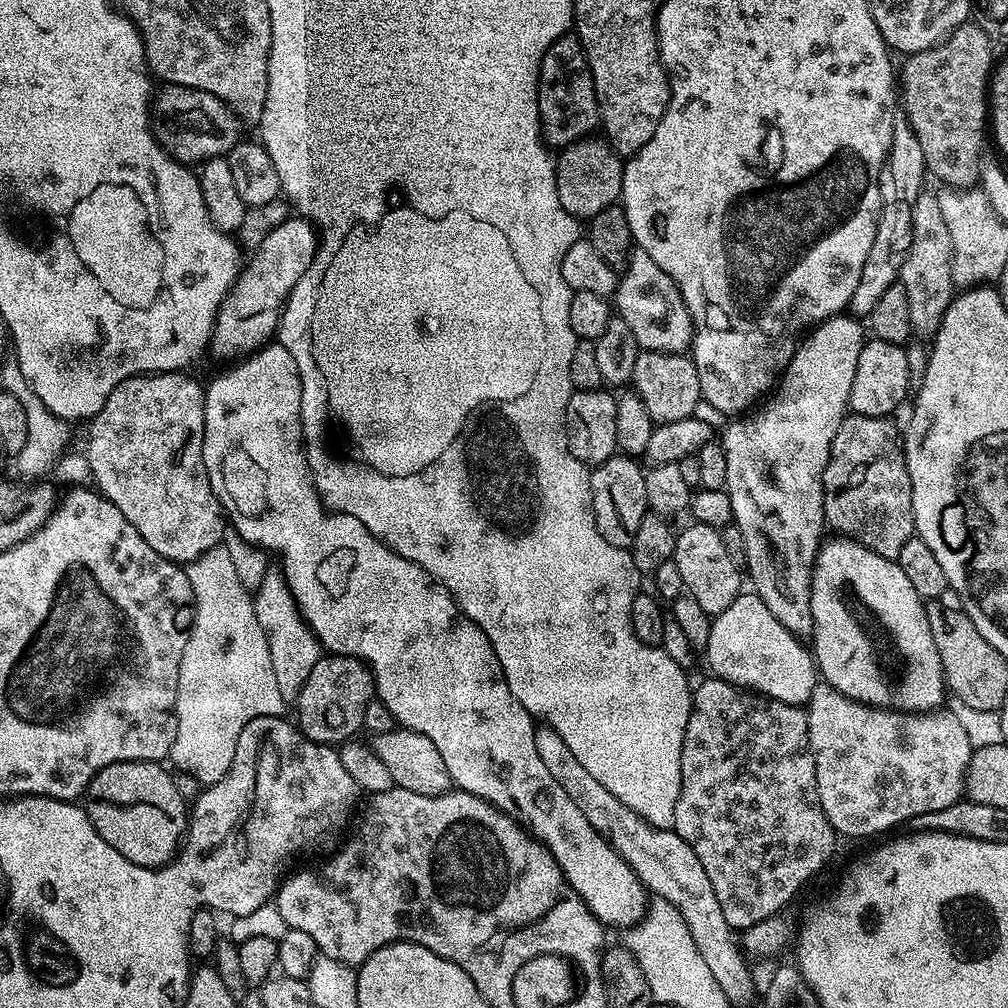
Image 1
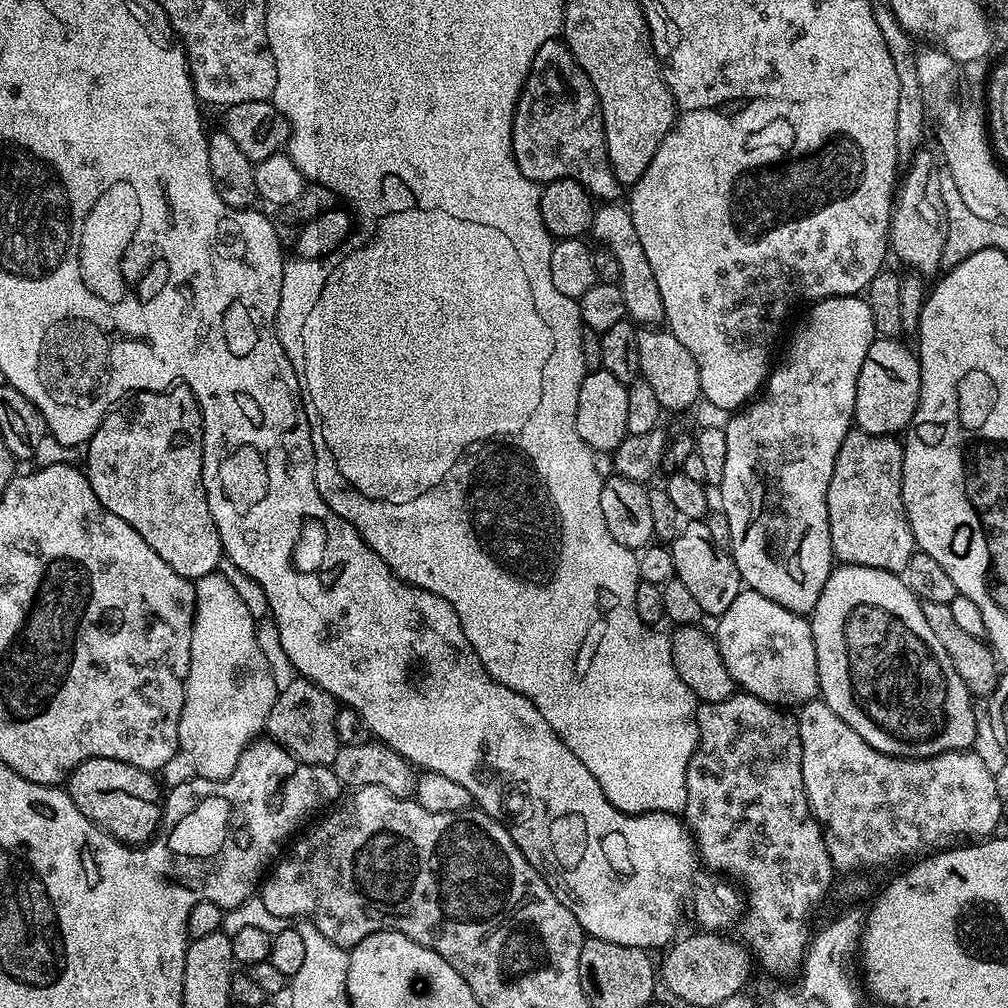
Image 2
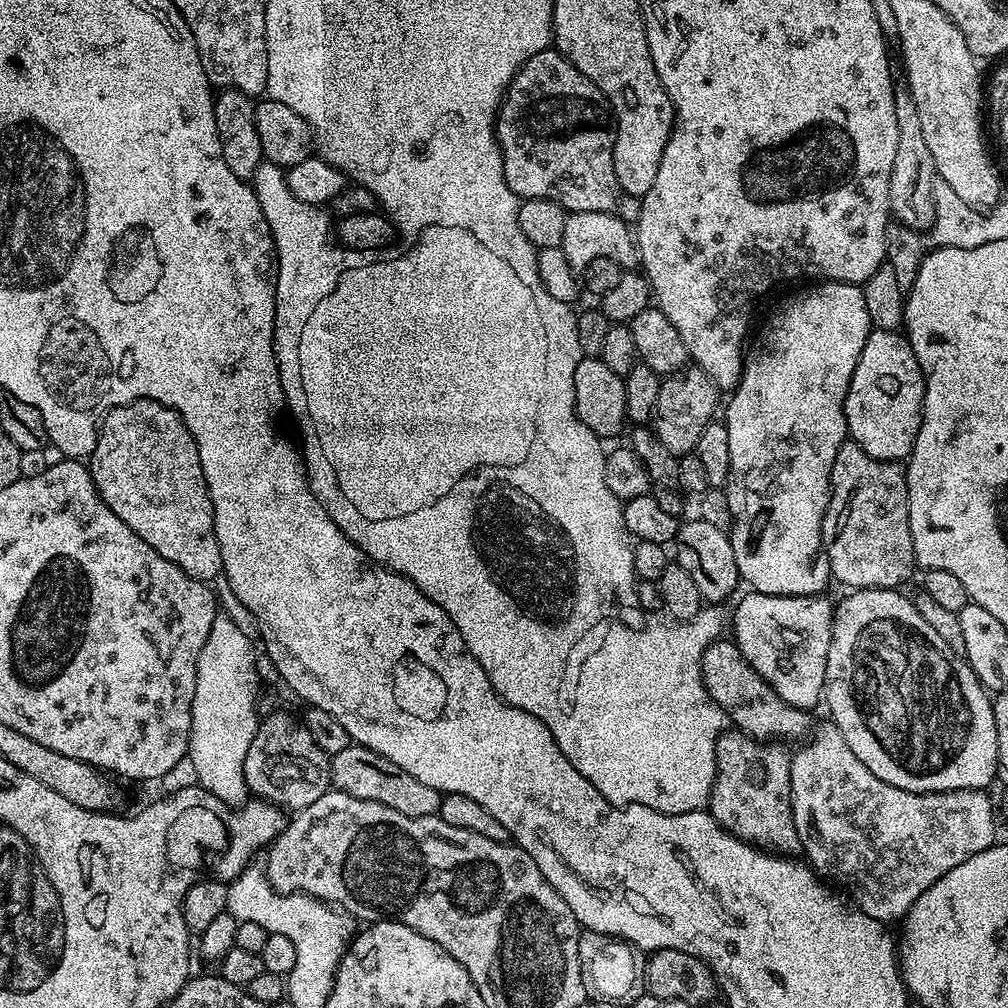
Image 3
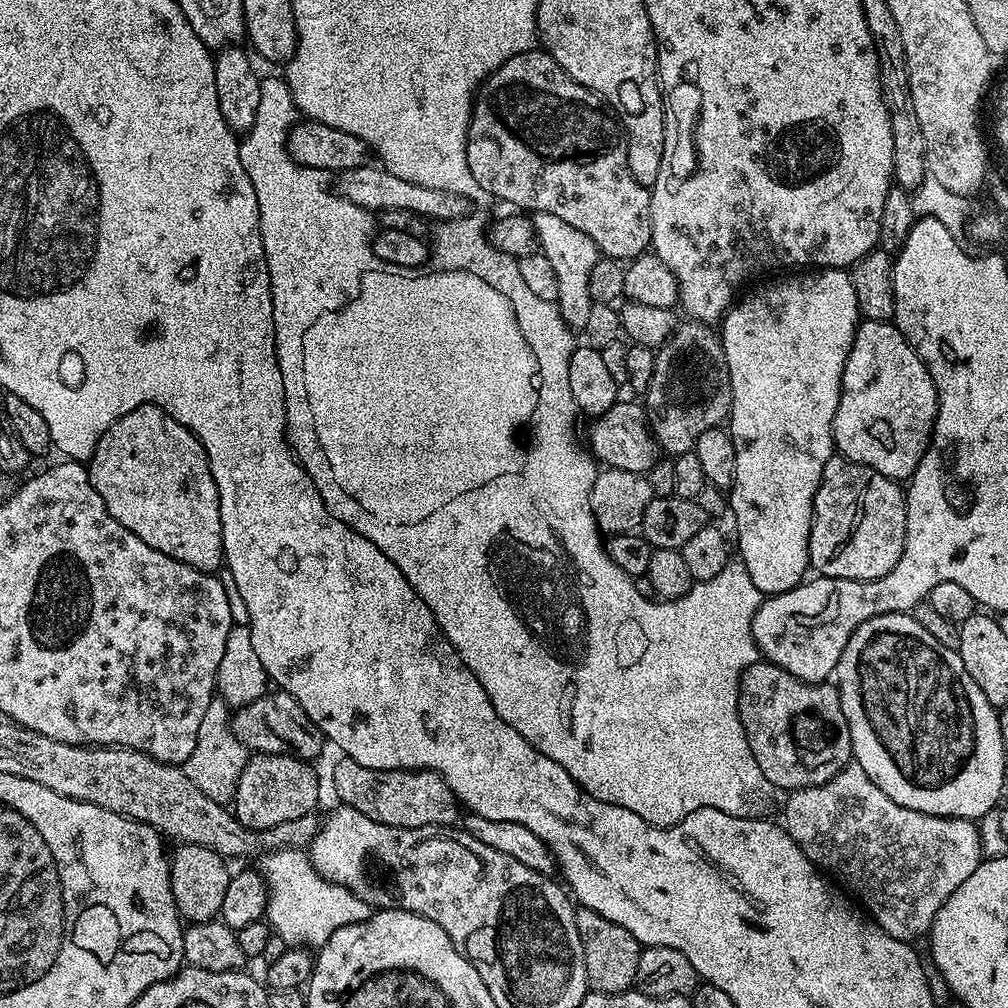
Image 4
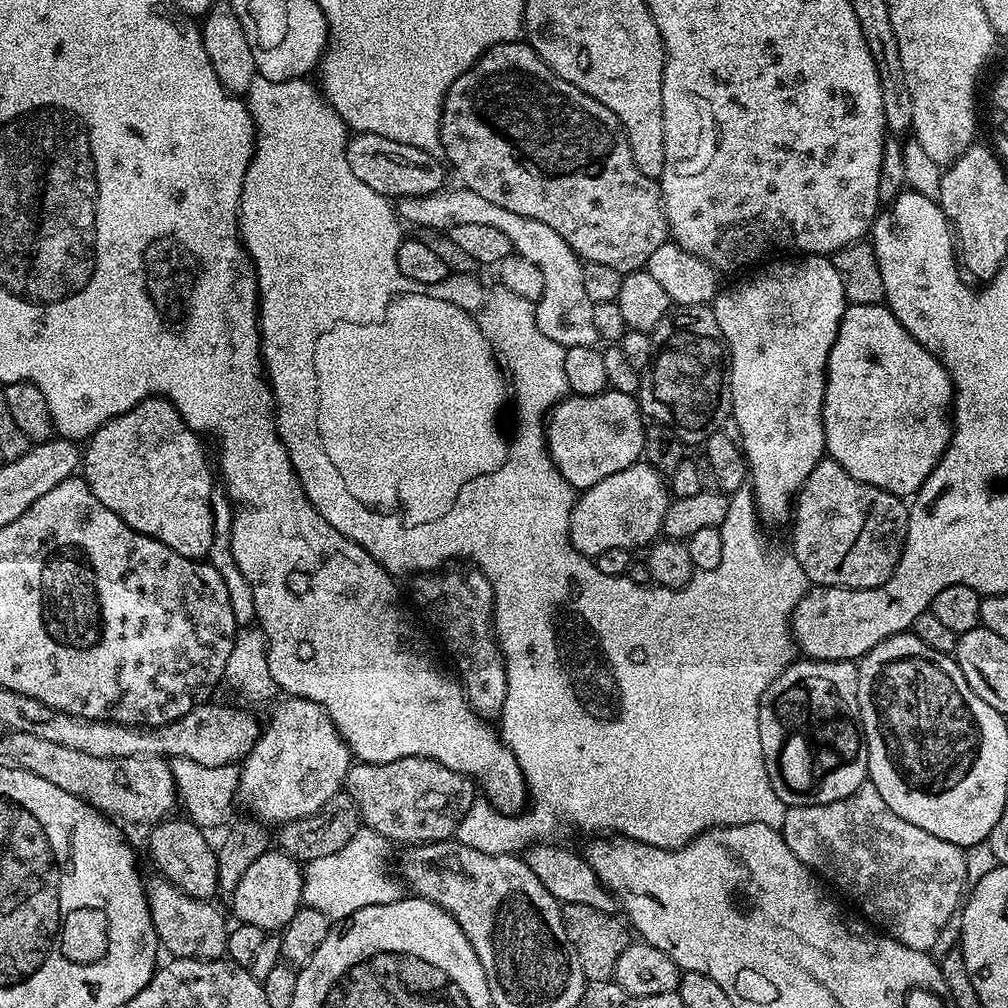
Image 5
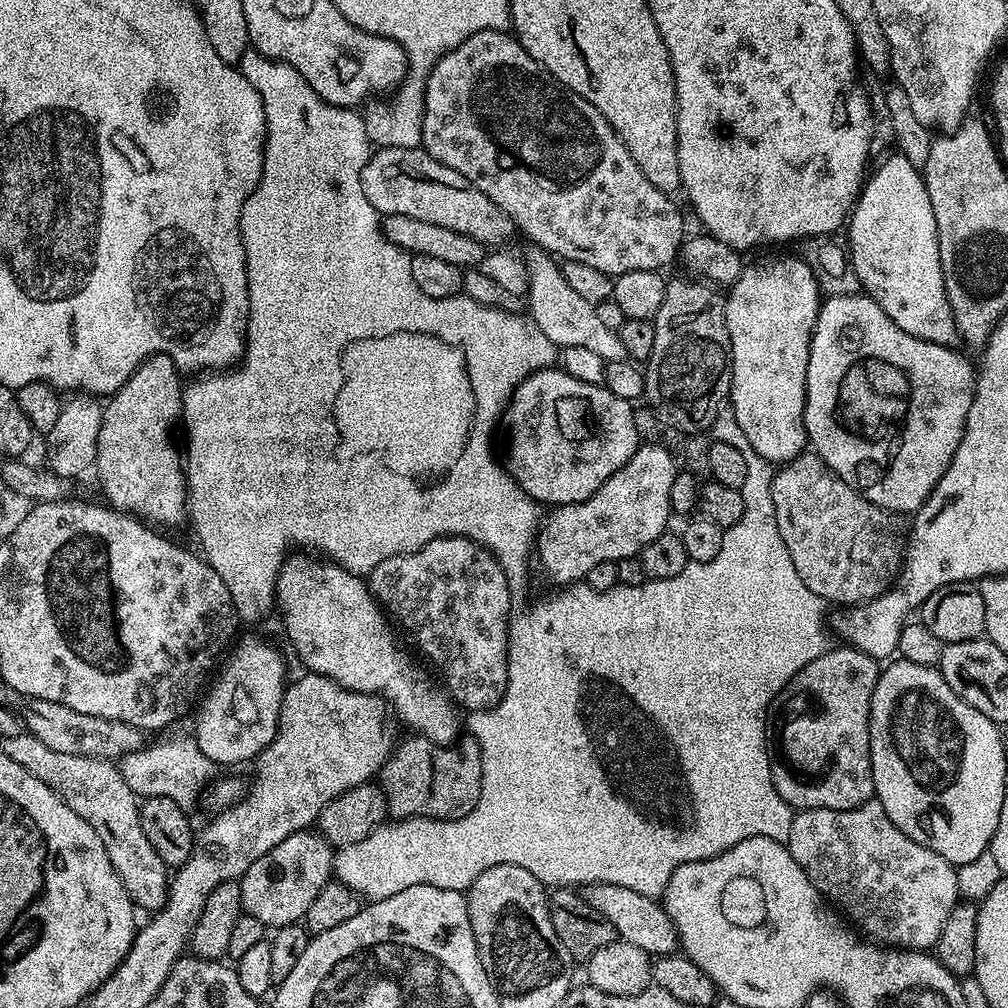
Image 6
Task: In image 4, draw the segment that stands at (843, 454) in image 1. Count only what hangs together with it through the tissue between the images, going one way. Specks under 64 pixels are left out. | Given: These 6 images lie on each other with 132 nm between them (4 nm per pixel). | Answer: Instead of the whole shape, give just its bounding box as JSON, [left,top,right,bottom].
[808,454,907,580]

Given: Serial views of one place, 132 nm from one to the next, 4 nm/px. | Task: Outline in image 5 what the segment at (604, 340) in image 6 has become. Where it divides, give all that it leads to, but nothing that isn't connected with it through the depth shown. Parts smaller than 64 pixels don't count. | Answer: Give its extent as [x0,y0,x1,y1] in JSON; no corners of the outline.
[398,186,598,348]

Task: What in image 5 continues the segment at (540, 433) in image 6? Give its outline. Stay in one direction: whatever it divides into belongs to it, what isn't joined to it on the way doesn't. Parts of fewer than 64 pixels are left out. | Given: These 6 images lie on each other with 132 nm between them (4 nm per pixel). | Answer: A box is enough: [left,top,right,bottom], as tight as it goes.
[546,390,646,490]

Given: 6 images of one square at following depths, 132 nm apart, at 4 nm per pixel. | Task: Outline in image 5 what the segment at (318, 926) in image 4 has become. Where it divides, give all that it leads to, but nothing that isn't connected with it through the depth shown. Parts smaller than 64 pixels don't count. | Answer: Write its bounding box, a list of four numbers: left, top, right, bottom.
[303,826,402,922]

